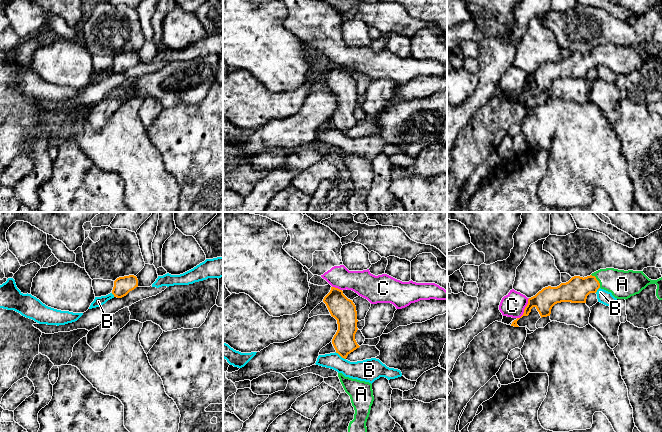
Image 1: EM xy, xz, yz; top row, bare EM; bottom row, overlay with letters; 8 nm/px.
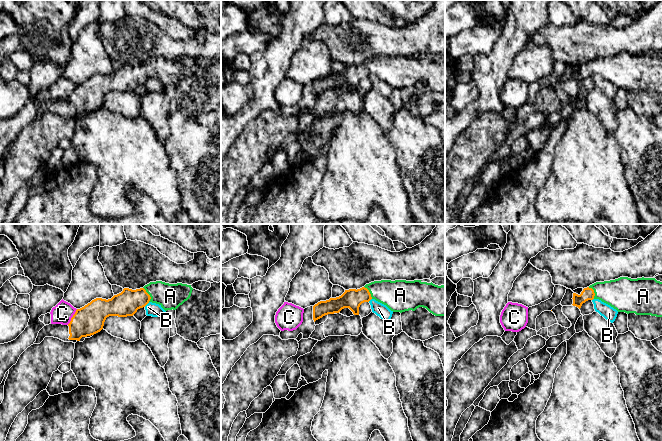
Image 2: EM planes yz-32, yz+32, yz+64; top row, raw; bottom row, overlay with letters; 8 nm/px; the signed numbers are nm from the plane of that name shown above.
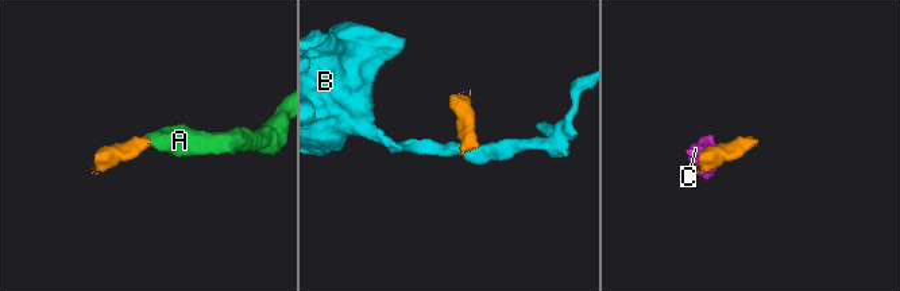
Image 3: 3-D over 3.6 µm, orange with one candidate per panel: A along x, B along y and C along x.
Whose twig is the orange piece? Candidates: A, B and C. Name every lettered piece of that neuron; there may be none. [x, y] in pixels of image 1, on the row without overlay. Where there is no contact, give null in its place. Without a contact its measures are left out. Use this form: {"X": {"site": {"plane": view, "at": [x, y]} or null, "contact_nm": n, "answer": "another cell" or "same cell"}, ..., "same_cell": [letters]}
{"A": {"site": {"plane": "yz", "at": [597, 56]}, "contact_nm": 130, "answer": "same cell"}, "B": {"site": {"plane": "xz", "at": [340, 131]}, "contact_nm": 110, "answer": "another cell"}, "C": {"site": {"plane": "yz", "at": [524, 85]}, "contact_nm": 190, "answer": "another cell"}, "same_cell": ["A"]}

